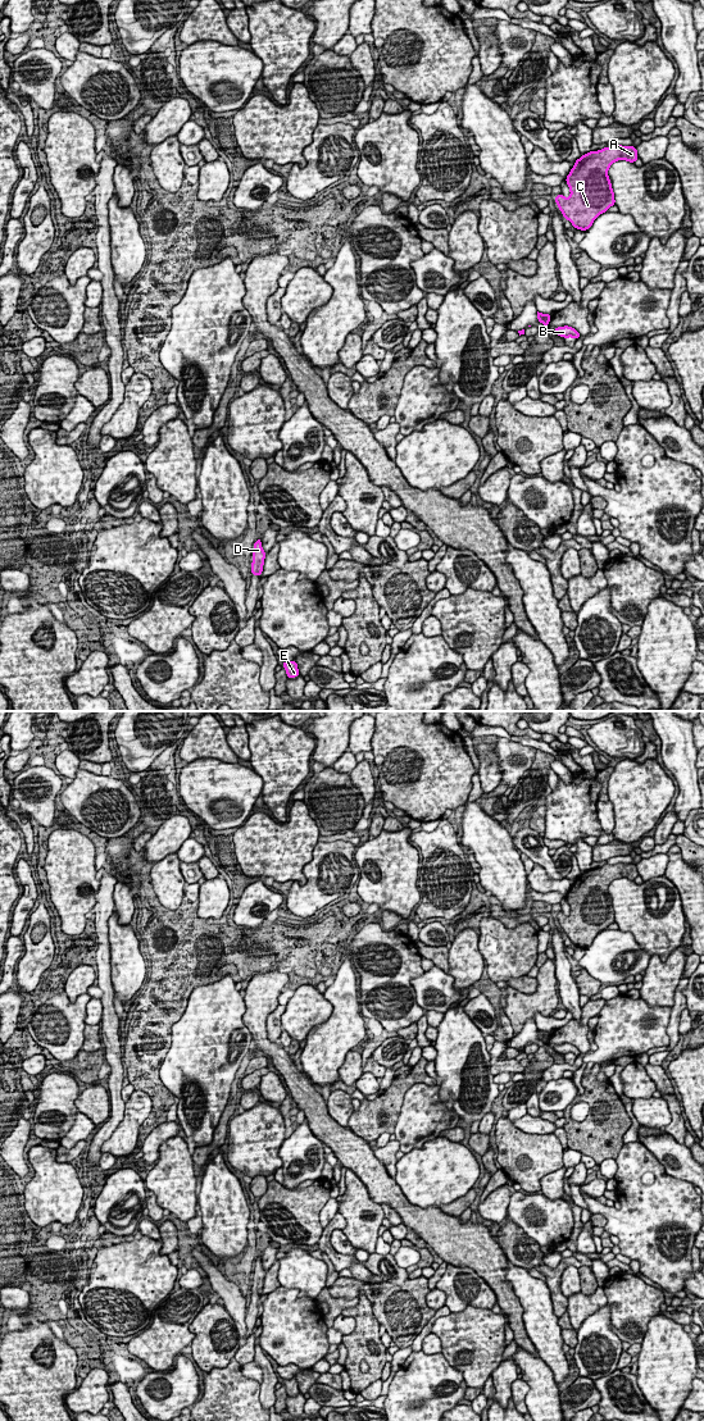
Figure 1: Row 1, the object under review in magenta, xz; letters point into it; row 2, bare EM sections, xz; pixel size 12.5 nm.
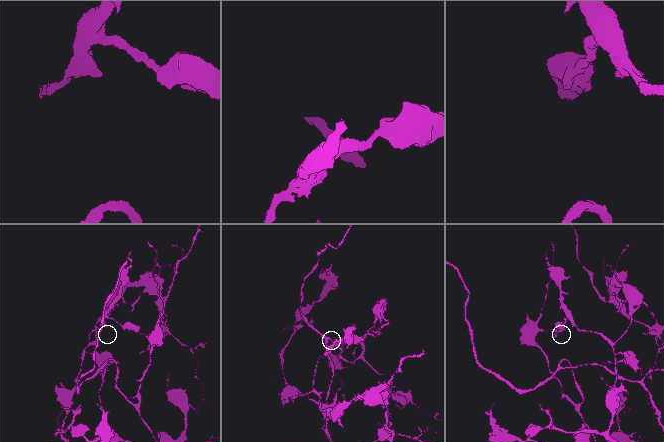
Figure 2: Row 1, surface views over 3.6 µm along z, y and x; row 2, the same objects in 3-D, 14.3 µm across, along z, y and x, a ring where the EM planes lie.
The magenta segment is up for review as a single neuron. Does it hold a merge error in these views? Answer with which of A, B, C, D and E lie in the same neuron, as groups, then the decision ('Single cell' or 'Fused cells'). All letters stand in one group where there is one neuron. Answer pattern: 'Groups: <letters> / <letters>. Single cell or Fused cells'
Groups: A B C / D E. Fused cells

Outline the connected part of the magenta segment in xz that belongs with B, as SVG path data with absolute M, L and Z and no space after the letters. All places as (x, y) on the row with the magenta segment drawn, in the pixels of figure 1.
M564 325L564 327L558 327L558 328L554 328L553 329L558 336L560 337L564 337L564 338L568 338L568 337L572 337L572 338L580 338L582 334L576 331L573 327L568 327L568 325Z

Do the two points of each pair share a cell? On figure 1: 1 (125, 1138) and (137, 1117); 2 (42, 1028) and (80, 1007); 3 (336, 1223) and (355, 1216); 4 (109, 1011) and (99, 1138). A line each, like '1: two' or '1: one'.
1: one
2: one
3: two
4: one

